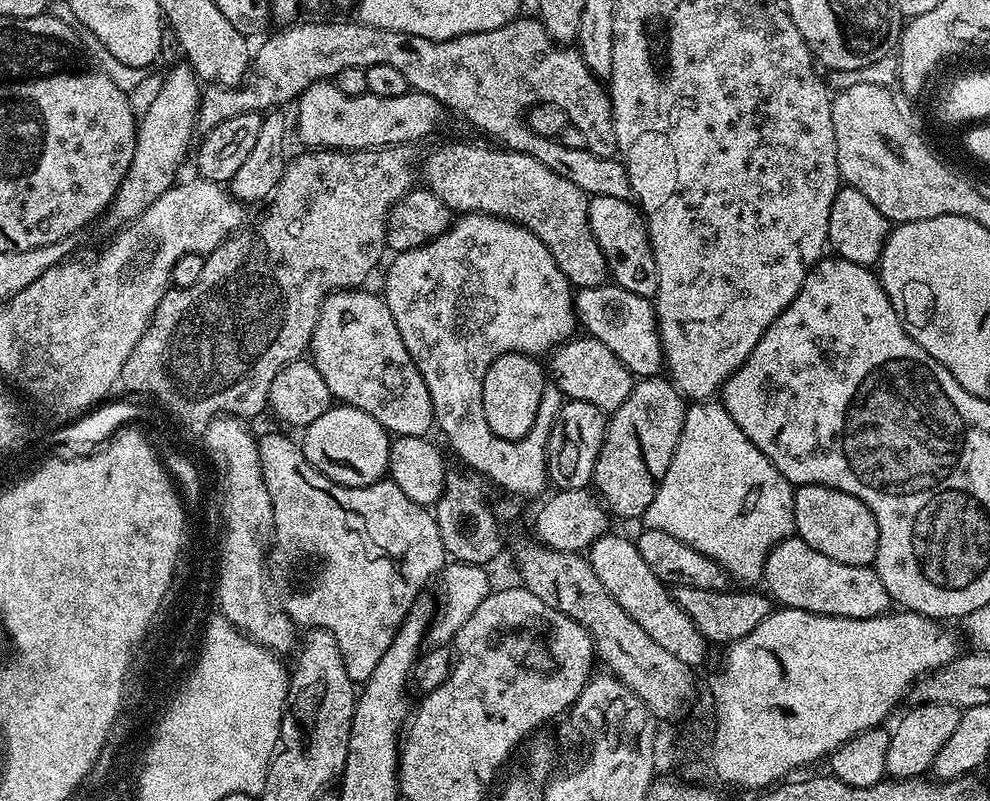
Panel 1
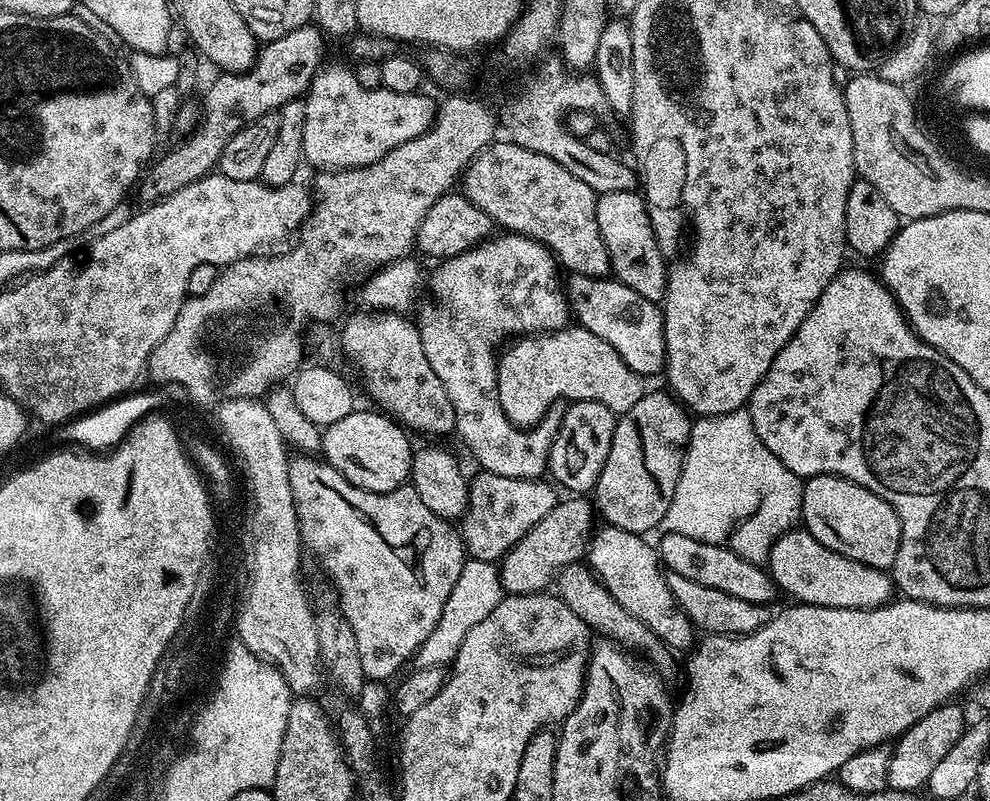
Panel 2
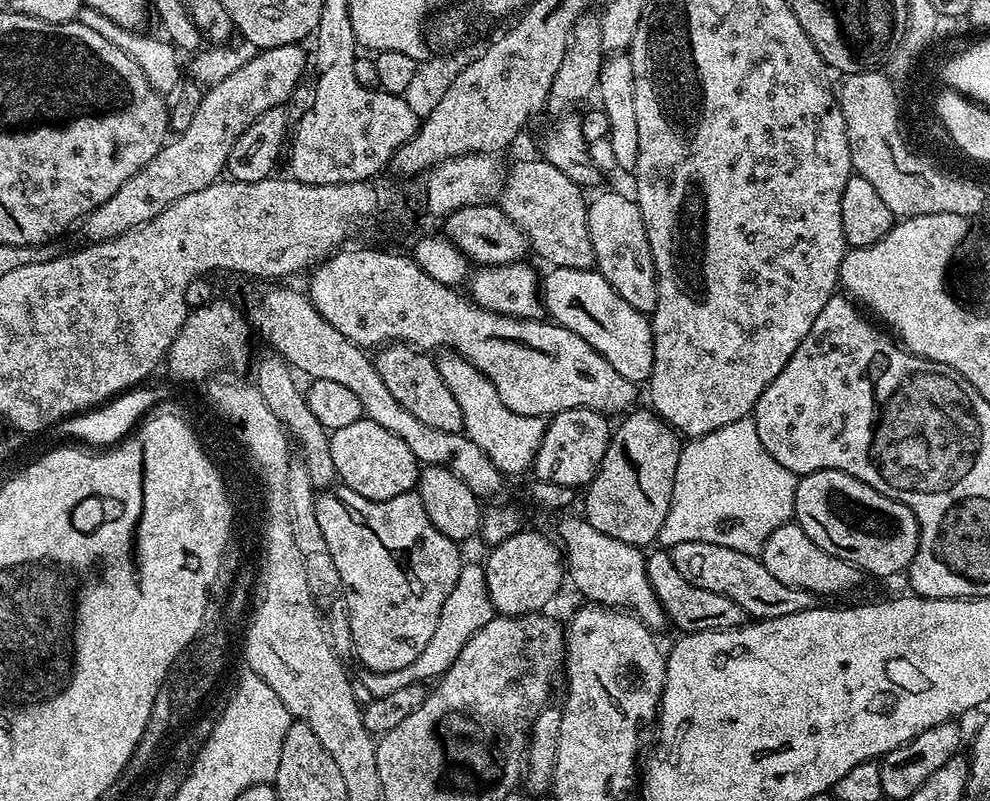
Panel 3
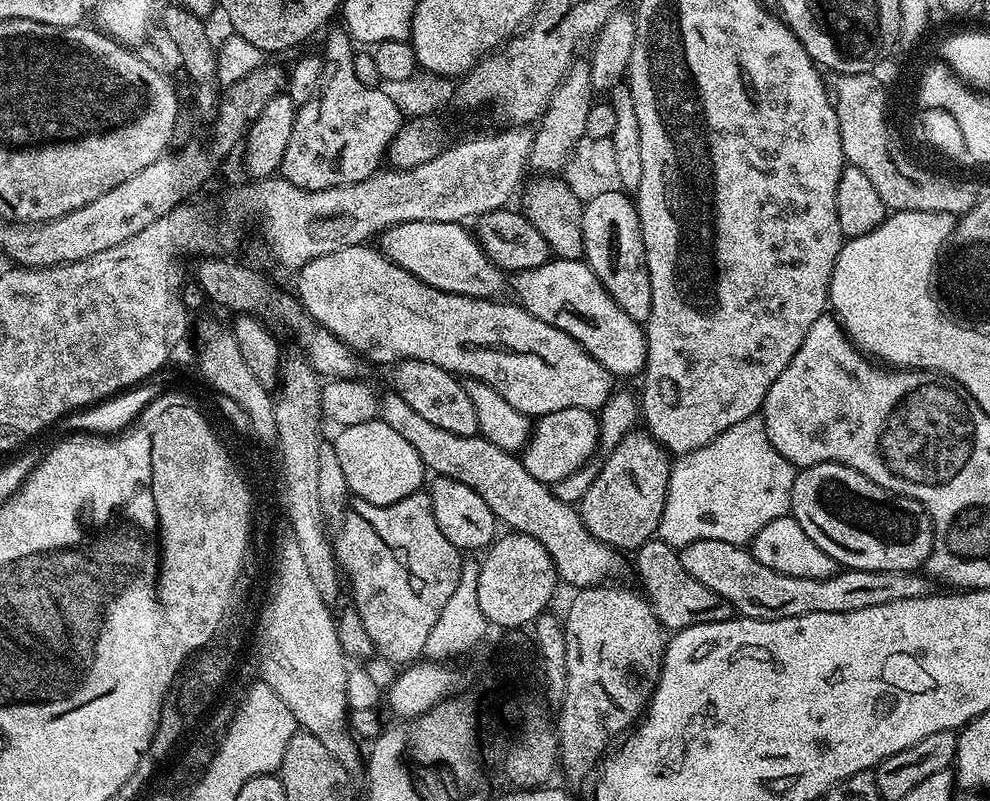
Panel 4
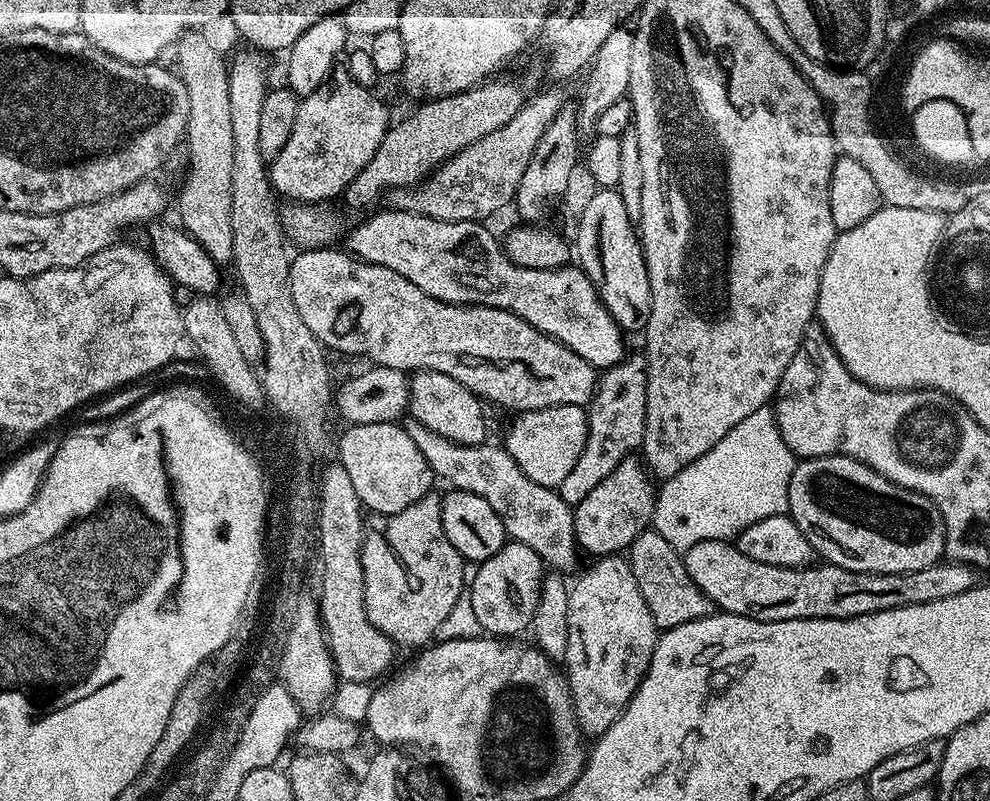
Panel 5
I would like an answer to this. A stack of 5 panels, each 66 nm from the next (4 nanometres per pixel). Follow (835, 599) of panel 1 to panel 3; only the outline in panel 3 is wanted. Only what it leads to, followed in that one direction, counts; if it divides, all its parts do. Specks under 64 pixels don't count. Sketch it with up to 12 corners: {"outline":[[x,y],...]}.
{"outline":[[799,524],[764,543],[766,570],[817,598],[840,596],[860,569],[810,542]]}

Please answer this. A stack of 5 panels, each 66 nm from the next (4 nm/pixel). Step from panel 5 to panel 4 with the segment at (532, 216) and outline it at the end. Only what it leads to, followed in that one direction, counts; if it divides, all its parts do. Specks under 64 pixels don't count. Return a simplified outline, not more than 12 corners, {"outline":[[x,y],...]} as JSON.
{"outline":[[573,63],[532,133],[528,168],[560,174],[585,139],[594,103]]}

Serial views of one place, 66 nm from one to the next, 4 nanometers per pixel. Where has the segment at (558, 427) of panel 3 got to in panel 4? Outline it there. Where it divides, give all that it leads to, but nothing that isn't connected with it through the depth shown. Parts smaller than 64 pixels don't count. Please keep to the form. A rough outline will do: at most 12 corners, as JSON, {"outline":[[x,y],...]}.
{"outline":[[593,409],[554,410],[531,425],[526,470],[551,486],[597,455]]}

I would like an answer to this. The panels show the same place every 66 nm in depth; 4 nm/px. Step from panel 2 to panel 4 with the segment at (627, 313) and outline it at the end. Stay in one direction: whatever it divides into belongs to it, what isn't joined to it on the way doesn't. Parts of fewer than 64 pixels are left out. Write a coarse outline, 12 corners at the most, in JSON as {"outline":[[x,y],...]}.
{"outline":[[583,259],[515,273],[521,308],[570,334],[613,377],[647,352]]}

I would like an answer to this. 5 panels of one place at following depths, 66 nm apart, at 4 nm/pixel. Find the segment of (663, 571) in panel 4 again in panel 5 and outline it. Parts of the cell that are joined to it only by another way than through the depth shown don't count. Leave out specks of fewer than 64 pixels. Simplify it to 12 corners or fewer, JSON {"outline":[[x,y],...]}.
{"outline":[[662,534],[634,538],[626,559],[657,629],[713,615]]}

